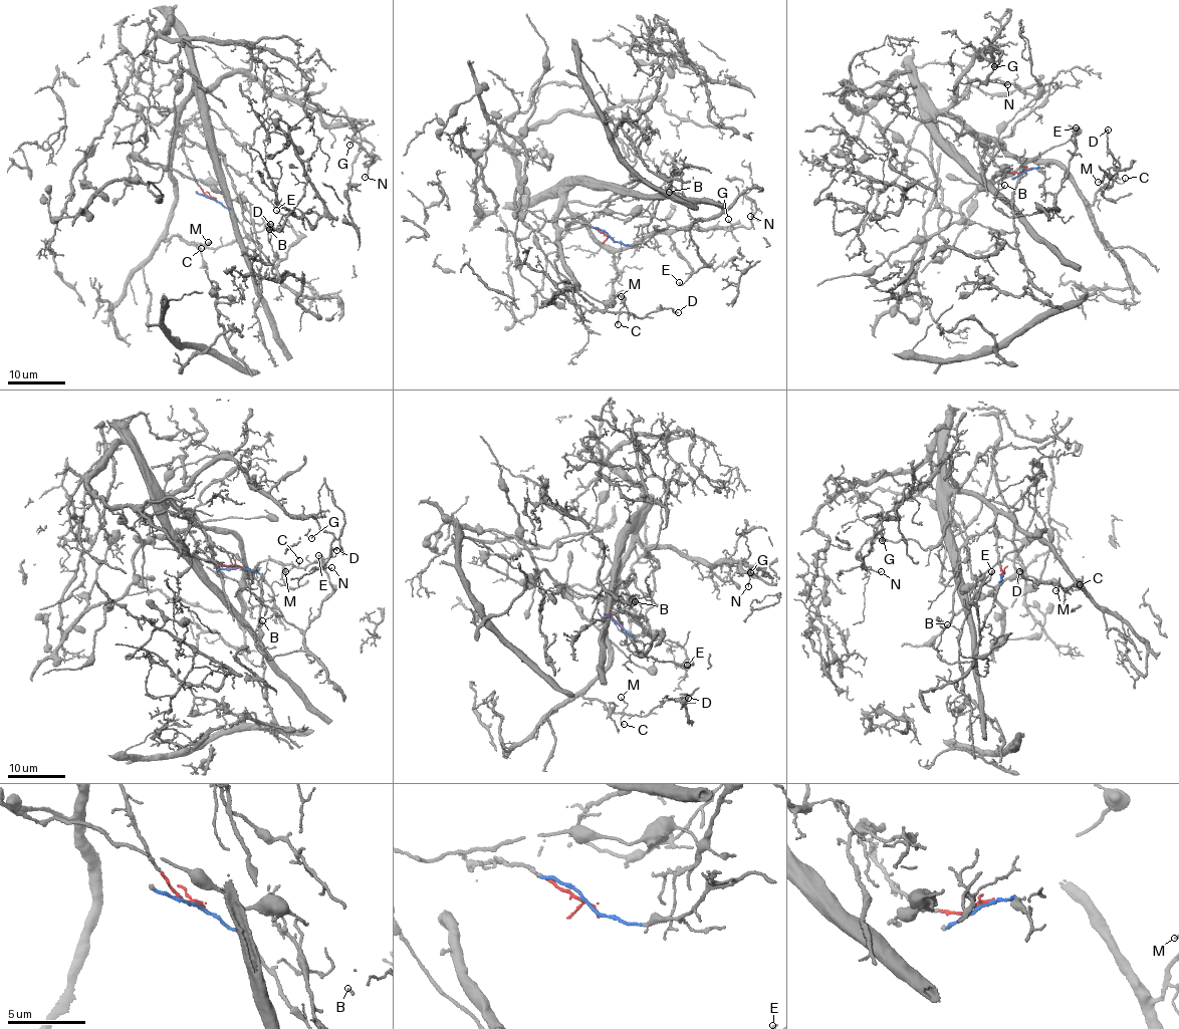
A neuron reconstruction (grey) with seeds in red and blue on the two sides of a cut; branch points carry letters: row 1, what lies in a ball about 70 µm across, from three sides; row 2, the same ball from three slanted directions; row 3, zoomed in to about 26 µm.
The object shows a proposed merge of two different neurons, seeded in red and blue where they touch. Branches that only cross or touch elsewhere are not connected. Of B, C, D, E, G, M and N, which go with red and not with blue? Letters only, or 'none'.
C, D, G, M, N

